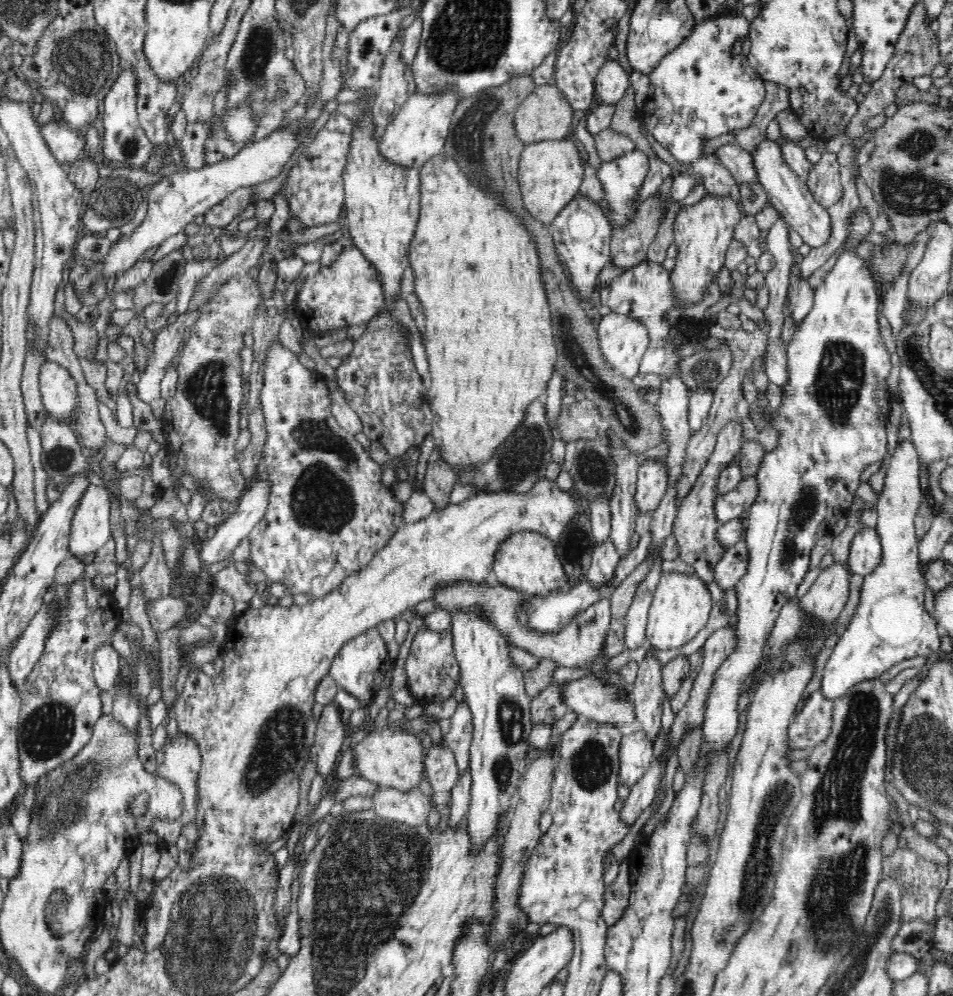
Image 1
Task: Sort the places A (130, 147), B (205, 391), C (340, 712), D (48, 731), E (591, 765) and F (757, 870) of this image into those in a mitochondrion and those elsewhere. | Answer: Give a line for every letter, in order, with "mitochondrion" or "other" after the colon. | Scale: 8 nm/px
A: mitochondrion
B: mitochondrion
C: other
D: mitochondrion
E: mitochondrion
F: mitochondrion

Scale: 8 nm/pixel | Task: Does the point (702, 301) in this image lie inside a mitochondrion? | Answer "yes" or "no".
no

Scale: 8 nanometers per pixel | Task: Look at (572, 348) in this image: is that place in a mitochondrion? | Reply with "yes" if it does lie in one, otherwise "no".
yes

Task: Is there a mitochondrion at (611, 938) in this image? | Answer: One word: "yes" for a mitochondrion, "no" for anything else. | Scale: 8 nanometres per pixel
no

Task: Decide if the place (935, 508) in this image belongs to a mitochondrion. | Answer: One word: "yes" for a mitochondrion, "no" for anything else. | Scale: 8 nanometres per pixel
no

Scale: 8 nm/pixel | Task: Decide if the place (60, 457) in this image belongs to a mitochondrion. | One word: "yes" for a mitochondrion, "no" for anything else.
yes

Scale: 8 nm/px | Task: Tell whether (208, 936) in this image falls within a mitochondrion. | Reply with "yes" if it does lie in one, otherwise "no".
yes

